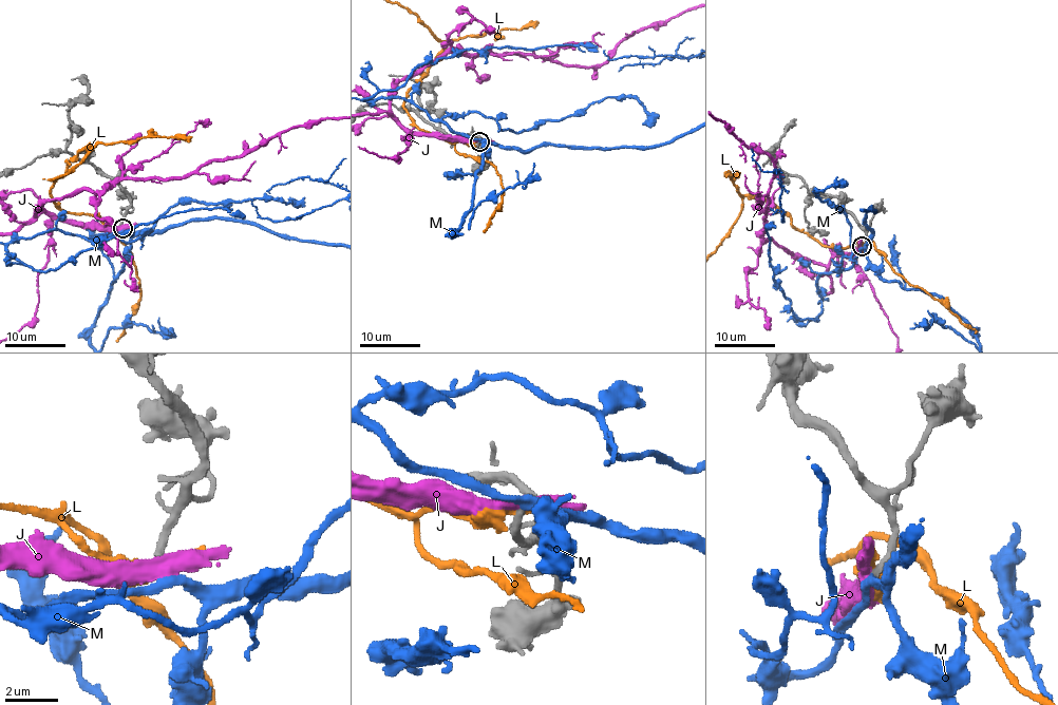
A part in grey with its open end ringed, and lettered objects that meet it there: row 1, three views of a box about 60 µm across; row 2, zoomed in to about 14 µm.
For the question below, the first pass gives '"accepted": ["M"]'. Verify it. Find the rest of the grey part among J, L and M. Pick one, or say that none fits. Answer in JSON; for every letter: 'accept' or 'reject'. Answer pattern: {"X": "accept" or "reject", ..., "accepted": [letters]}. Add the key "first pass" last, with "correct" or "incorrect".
{"J": "reject", "L": "reject", "M": "accept", "accepted": ["M"], "first pass": "correct"}

